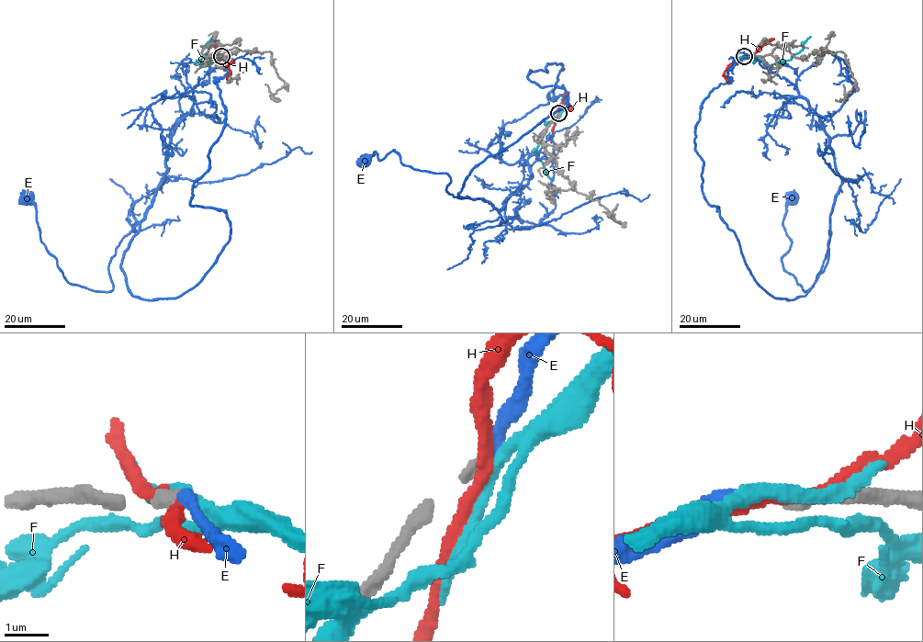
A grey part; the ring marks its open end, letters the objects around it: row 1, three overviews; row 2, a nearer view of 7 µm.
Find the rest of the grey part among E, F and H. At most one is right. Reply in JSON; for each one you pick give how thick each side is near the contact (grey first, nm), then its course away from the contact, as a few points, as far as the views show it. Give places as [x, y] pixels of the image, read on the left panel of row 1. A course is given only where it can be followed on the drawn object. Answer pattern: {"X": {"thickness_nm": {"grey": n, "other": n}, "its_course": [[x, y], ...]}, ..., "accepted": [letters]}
{"E": {"thickness_nm": {"grey": 240, "other": 240}, "its_course": [[221, 55], [190, 204], [230, 235], [193, 287], [130, 294], [138, 224], [113, 288], [68, 281], [27, 198]]}, "accepted": ["E"]}

